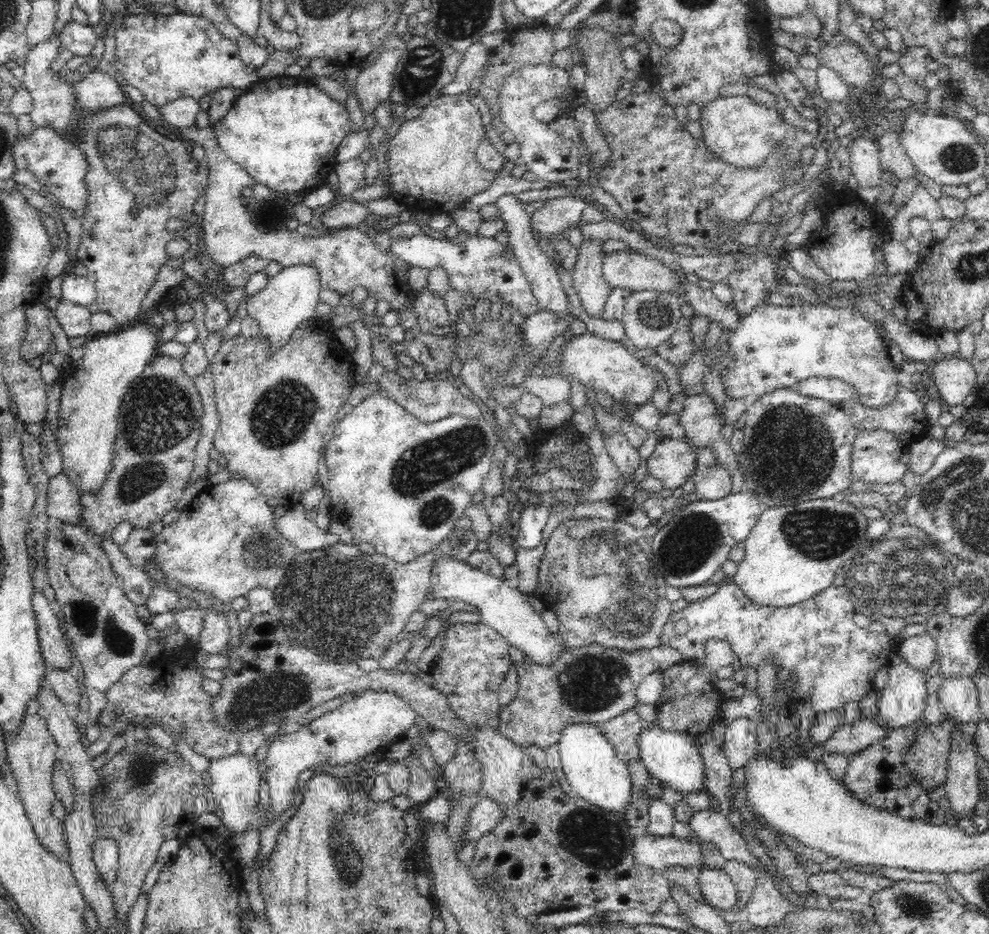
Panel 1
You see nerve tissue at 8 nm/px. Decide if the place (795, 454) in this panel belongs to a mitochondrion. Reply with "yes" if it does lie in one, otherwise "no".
yes

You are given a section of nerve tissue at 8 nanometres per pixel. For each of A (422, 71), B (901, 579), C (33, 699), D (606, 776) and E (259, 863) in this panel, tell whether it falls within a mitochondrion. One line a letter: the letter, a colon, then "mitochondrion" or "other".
A: mitochondrion
B: mitochondrion
C: other
D: other
E: other

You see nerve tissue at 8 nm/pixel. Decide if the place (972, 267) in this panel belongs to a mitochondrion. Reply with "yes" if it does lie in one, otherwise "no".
yes

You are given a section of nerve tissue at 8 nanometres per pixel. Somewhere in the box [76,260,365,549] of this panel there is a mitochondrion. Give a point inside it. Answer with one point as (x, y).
(159, 414)

